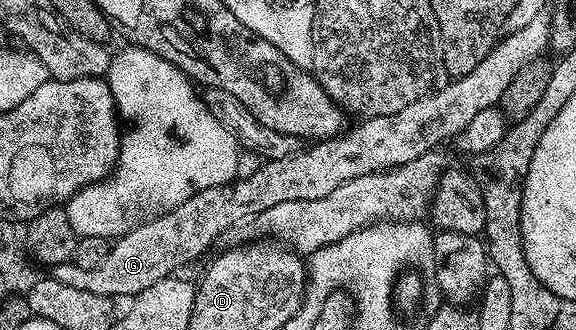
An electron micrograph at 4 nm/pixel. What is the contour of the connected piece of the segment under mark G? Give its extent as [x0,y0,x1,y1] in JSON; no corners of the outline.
[51,16,550,300]

